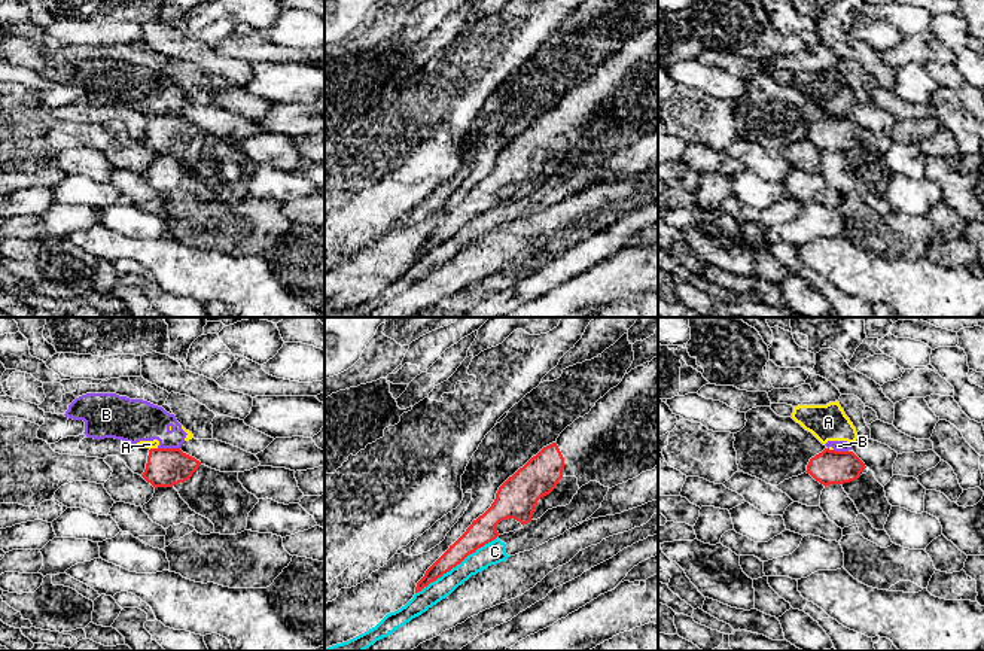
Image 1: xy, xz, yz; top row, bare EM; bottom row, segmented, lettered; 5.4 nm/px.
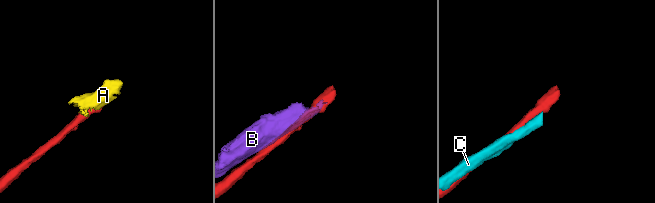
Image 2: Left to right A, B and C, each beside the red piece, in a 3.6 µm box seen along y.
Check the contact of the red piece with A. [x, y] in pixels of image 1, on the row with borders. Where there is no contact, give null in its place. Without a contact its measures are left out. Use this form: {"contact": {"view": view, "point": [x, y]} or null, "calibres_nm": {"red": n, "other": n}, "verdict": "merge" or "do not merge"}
{"contact": {"view": "xy", "point": [154, 449]}, "calibres_nm": {"red": 200, "other": 50}, "verdict": "do not merge"}

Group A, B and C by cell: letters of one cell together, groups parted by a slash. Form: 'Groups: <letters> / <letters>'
Groups: A B / C

